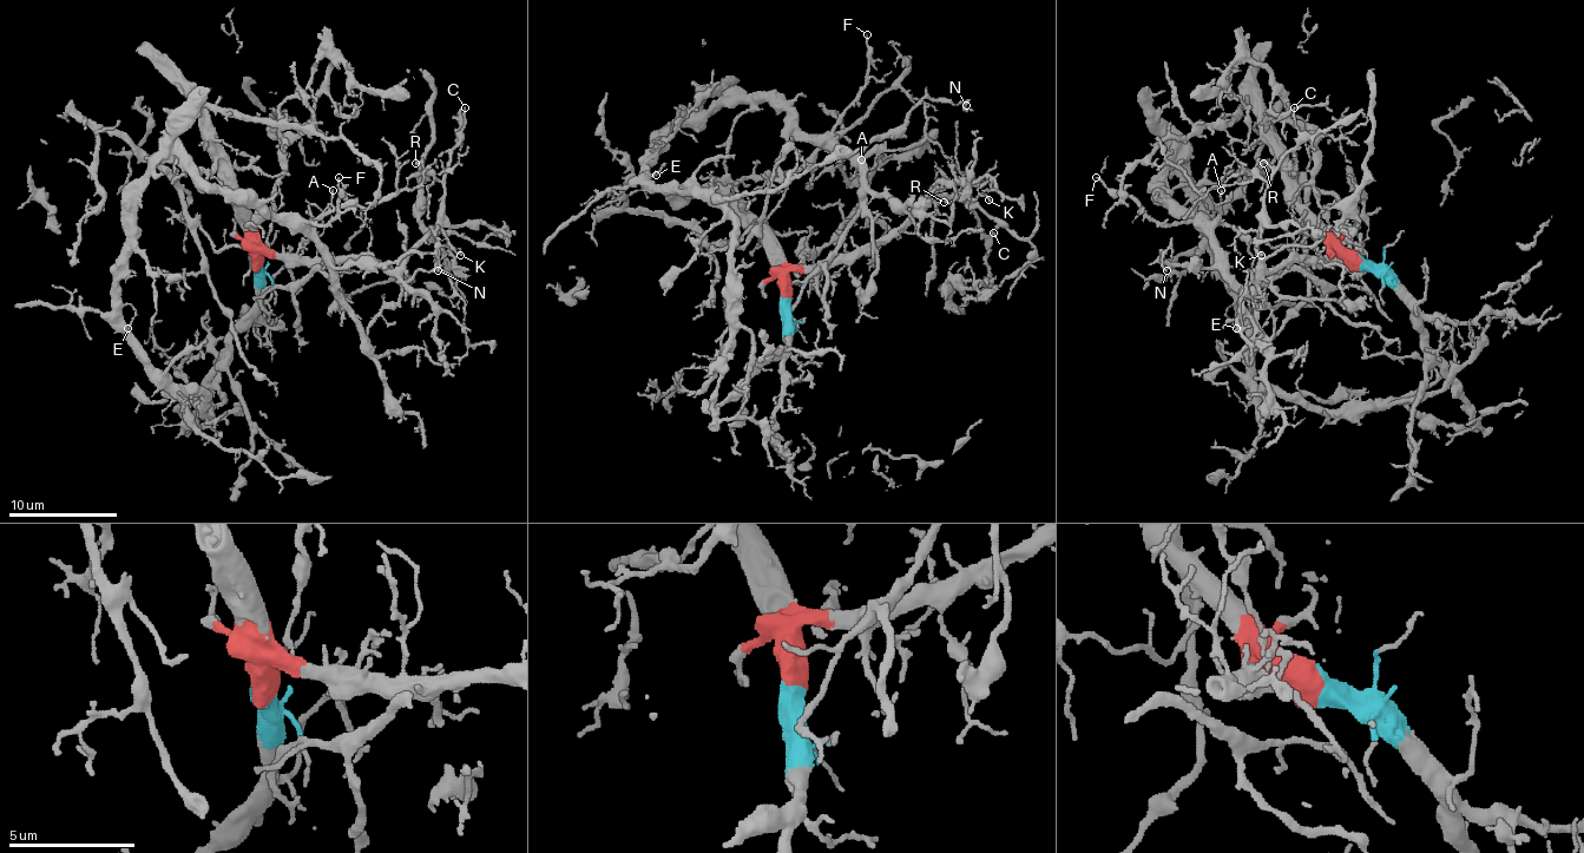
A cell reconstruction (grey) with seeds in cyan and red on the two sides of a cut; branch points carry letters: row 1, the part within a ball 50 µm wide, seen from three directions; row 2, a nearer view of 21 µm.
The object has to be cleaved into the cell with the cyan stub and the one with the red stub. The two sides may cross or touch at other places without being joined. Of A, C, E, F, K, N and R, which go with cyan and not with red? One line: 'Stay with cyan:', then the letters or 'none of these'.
Stay with cyan: A, E, F, N

